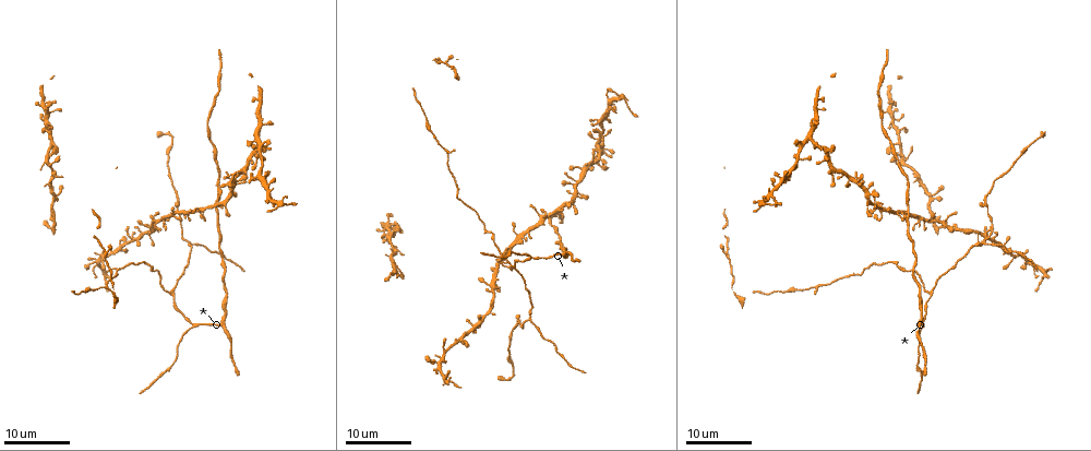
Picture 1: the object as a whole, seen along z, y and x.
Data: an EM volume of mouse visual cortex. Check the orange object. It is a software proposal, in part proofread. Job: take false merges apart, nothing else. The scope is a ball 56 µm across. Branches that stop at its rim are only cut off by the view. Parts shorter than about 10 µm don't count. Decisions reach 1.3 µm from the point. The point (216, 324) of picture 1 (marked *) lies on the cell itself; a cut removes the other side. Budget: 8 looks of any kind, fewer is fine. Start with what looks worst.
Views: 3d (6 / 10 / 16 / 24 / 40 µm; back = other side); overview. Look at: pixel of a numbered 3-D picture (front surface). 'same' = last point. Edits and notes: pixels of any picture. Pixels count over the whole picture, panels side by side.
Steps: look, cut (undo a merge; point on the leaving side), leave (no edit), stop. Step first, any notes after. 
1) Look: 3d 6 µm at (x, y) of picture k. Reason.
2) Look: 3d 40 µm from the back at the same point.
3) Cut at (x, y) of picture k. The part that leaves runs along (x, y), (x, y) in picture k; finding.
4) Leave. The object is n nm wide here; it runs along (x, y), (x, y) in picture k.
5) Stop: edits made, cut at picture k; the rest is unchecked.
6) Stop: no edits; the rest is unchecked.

Look: 3d 24 µm at (986, 242) of picture 1.

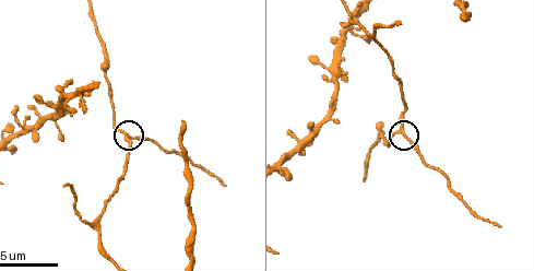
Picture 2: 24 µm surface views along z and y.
Look: 3d 10 µm at (401, 132) of picture 2. Closer look.

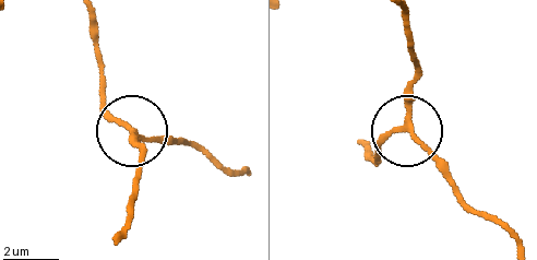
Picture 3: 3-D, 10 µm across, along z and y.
Leave. The object is 180 nm wide here; it runs along (402, 13), (413, 62), (410, 132), (453, 179) in picture 3; continuous, no second cell.

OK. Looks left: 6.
Look: 3d 16 µm at (367, 31) of picture 2. Three arms meet.

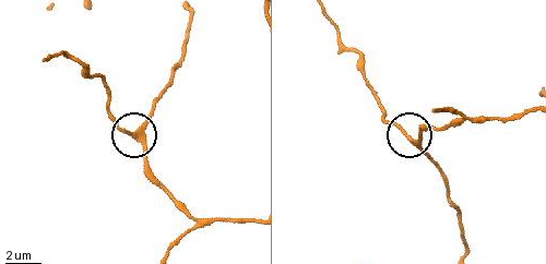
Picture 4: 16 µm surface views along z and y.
Leave. The side arm is 38 µm long; it runs along (250, 222), (193, 216), (153, 174), (138, 129), (161, 100) in picture 4; one cell here.

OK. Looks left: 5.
Look: 3d 24 µm at (193, 323) of picture 1. Branch point.

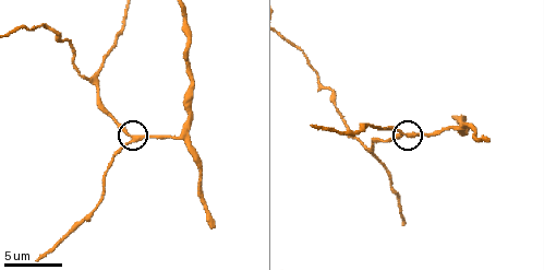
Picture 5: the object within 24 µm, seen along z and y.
Look: 3d 10 µm at (408, 135) of picture 5.

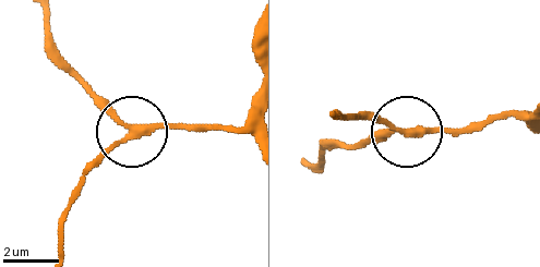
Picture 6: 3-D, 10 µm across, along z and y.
Leave. It runs along (502, 120), (398, 132), (351, 116) in picture 6; one cell here.

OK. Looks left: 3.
Look: 3d 16 µm at (255, 136) of picture 1. Four arms meet.

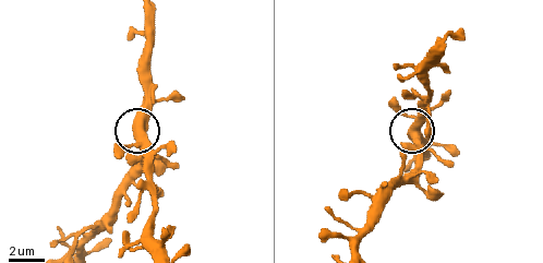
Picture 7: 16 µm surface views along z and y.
Look: 3d 10 µm at (138, 131) of picture 7.

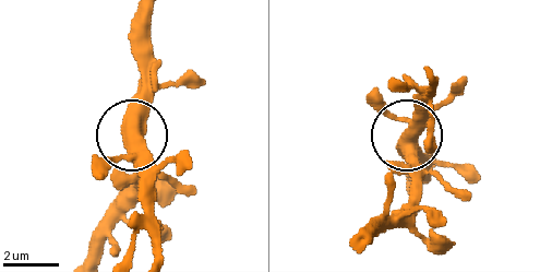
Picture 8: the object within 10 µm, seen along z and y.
Leave. Continuous, no second cell.

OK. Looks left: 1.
Stop: no edits; the rest is unchecked.

